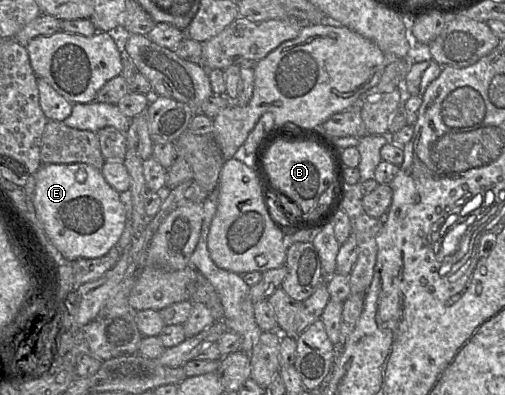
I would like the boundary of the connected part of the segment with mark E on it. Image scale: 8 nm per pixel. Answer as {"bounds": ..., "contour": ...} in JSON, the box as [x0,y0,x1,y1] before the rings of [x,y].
{"bounds":[34,163,126,261],"contour":[[[86,163],[42,164],[34,174],[34,207],[48,240],[68,261],[79,258],[96,259],[116,246],[126,225],[126,211],[120,193],[111,187],[100,170]]]}

